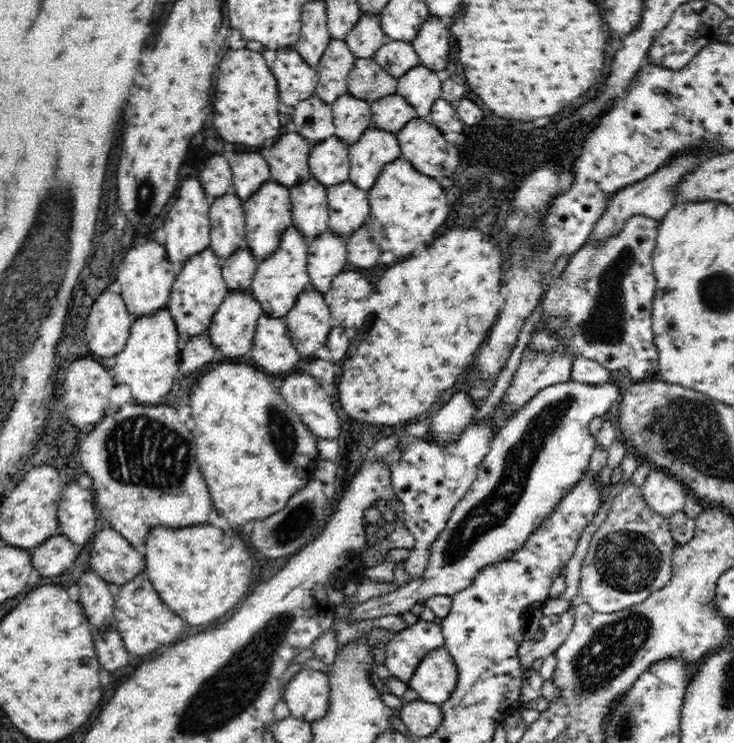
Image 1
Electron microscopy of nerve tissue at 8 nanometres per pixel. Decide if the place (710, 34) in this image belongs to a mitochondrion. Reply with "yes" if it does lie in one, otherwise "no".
no

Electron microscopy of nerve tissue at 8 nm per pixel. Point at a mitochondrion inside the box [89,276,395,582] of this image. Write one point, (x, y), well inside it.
(140, 450)

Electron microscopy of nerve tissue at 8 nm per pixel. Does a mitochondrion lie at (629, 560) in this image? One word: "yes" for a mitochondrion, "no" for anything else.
yes

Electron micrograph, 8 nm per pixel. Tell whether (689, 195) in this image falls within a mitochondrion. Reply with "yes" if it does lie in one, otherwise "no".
no

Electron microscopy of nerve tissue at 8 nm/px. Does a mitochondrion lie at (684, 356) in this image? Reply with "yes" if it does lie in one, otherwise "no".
no

